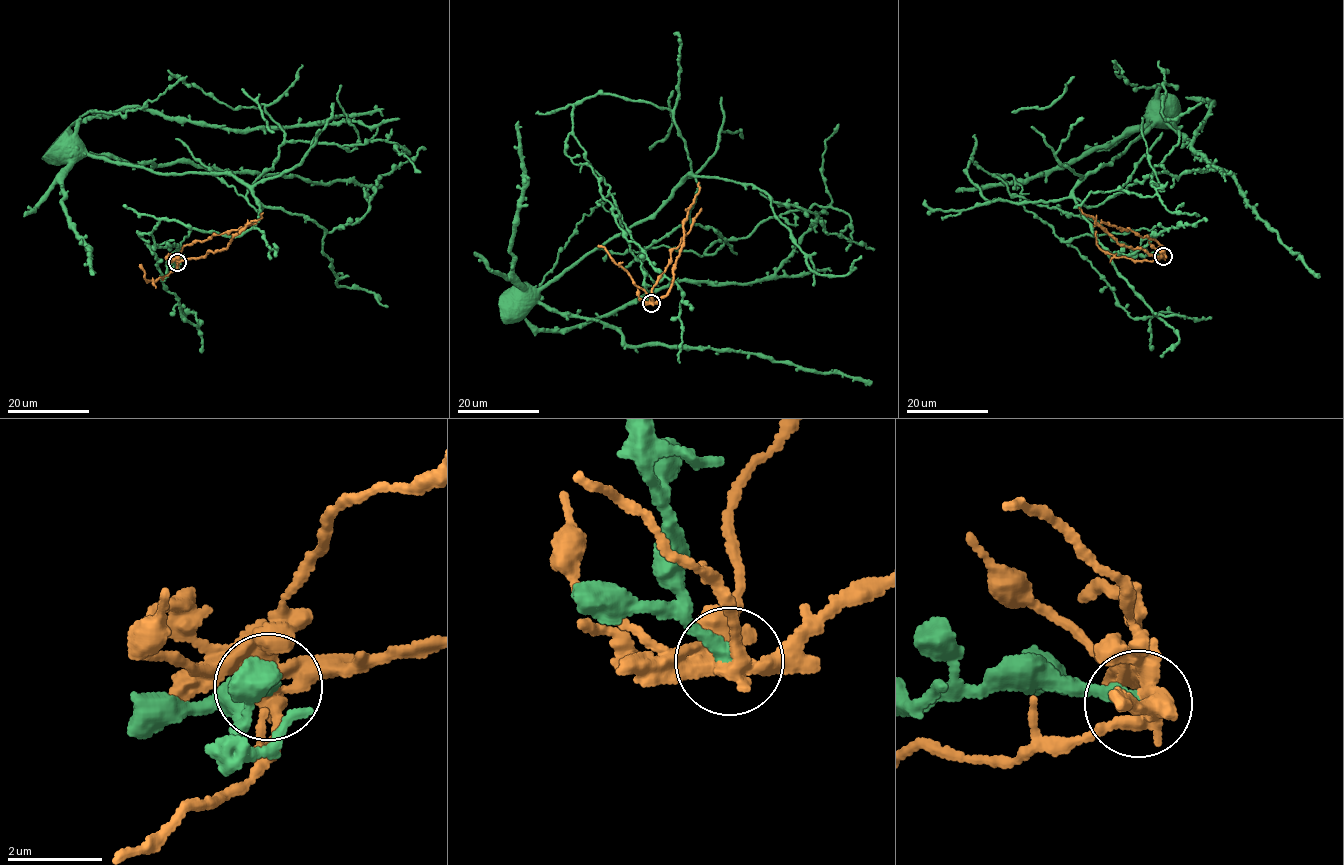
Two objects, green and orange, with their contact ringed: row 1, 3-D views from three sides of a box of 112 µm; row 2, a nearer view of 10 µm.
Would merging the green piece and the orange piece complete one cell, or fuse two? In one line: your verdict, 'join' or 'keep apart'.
keep apart

